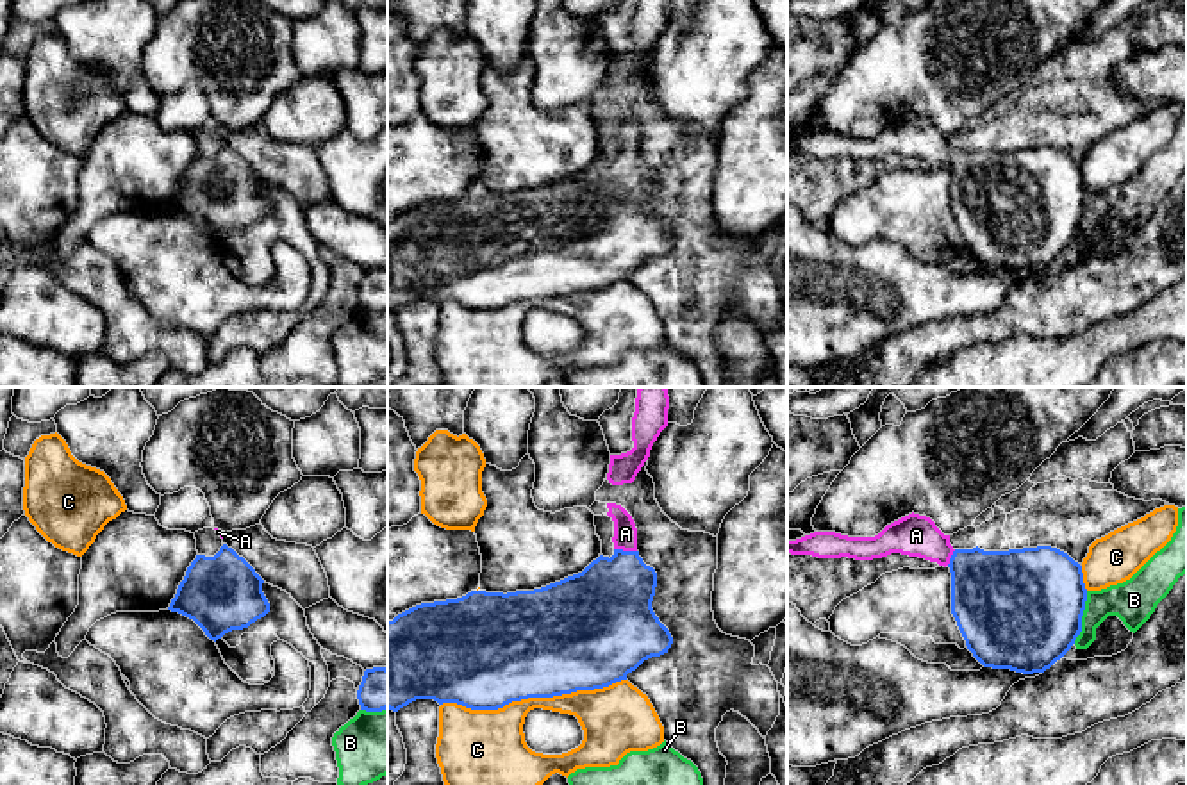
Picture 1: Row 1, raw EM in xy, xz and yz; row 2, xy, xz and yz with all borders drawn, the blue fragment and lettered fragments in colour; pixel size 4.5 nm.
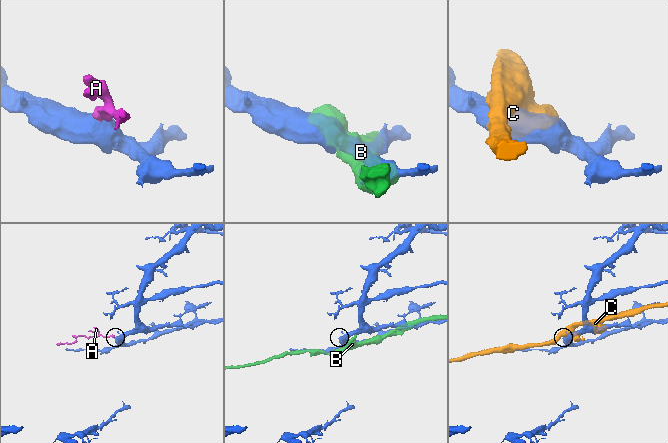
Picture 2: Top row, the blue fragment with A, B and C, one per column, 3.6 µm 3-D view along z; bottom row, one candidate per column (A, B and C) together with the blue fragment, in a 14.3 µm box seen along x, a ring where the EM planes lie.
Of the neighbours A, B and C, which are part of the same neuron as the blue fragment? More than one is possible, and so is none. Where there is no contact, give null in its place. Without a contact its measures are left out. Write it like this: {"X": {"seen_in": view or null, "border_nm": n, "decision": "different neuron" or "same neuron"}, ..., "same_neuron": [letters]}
{"A": {"seen_in": "xz", "border_nm": 110, "decision": "same neuron"}, "B": {"seen_in": "yz", "border_nm": 240, "decision": "different neuron"}, "C": {"seen_in": "xz", "border_nm": 850, "decision": "different neuron"}, "same_neuron": ["A"]}

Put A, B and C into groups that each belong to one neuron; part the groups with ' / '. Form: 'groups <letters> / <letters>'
groups A / B / C

